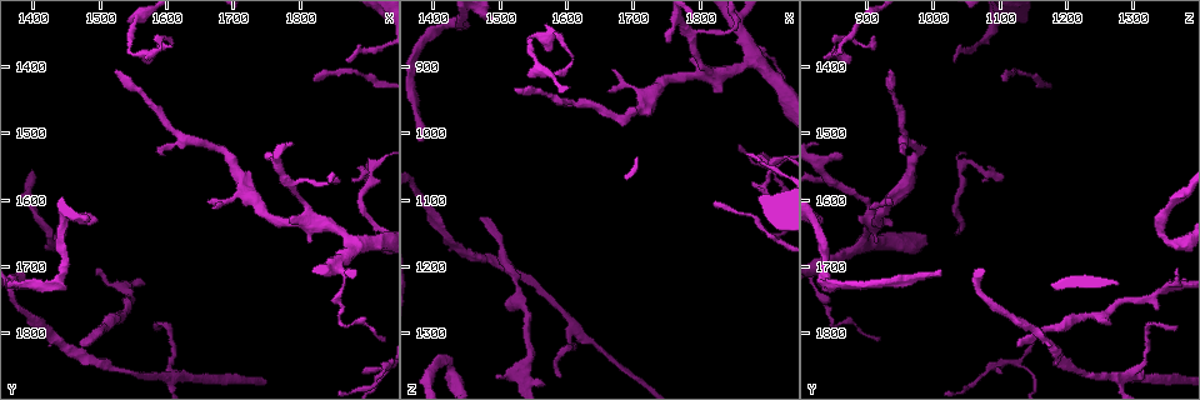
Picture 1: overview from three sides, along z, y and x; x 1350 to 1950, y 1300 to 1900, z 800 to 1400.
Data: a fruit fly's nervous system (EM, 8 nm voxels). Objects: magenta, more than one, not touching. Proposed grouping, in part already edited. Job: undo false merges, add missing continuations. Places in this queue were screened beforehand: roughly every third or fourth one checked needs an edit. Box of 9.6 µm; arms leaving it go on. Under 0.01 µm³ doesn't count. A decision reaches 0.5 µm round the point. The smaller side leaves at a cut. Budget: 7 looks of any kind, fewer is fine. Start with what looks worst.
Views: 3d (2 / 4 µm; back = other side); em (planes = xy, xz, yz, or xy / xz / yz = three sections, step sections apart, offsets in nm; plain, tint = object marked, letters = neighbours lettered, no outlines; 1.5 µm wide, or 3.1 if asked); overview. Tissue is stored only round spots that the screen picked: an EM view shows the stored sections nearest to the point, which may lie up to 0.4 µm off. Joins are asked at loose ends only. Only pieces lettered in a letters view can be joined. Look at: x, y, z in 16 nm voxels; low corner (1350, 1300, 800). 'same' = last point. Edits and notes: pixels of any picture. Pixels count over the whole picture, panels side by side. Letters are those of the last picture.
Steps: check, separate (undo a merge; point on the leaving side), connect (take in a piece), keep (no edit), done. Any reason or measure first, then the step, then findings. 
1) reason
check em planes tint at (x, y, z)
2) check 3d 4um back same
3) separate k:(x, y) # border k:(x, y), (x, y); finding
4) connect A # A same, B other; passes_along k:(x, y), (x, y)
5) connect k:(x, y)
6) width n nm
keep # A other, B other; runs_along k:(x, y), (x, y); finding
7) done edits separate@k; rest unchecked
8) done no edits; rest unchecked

sharp bend
check em planes letters at (1435, 1720, 840)

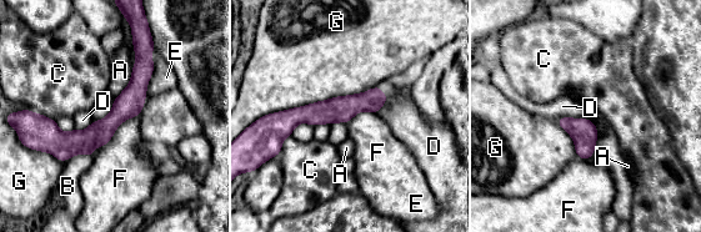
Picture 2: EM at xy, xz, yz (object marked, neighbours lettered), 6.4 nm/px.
keep # A other, B other, C other, D other, E other, F other, G other; border 2:(133, 67), (130, 82), (114, 100); one neuron here

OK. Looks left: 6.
sharp bend
check 3d 4um at (1425, 1655, 1345)

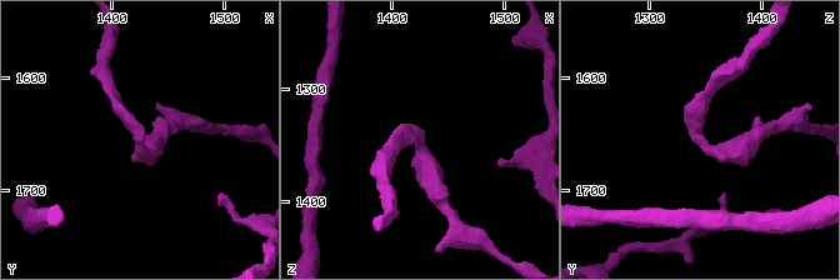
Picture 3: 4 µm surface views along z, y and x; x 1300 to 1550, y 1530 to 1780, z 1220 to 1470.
arm_widths 170, 340 nm; now the EM
check em planes tint at (1424, 1650, 1342)

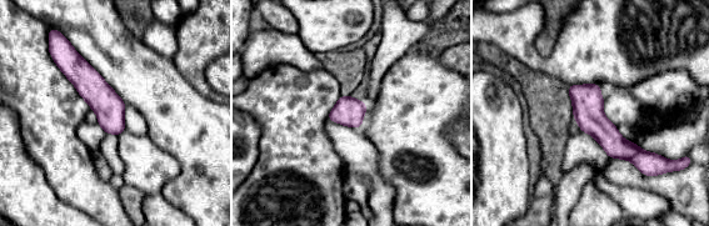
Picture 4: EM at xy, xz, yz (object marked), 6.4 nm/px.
check em planes letters same

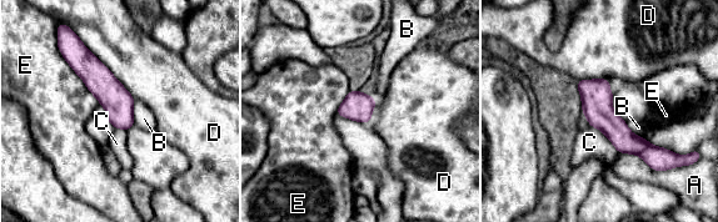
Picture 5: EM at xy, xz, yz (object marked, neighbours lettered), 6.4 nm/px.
keep # A other, B other, C other, D other, E other; border 5:(135, 100), (133, 124); continuous, no second neuron

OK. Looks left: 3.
thin neck
check em planes letters at (1570, 1445, 945)

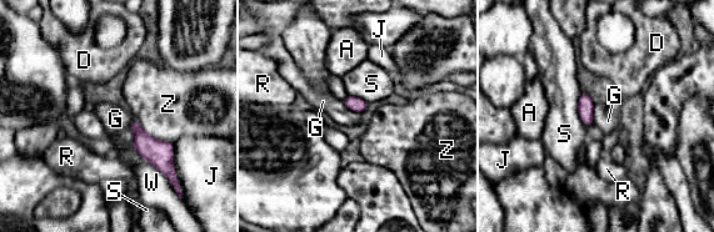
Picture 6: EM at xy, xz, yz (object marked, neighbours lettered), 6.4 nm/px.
keep # A other, D other, G other, J other, R other, S other, W other, Z other; border 6:(594, 104), (593, 122); continuous, no second neuron

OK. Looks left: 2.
done no edits; rest unchecked

